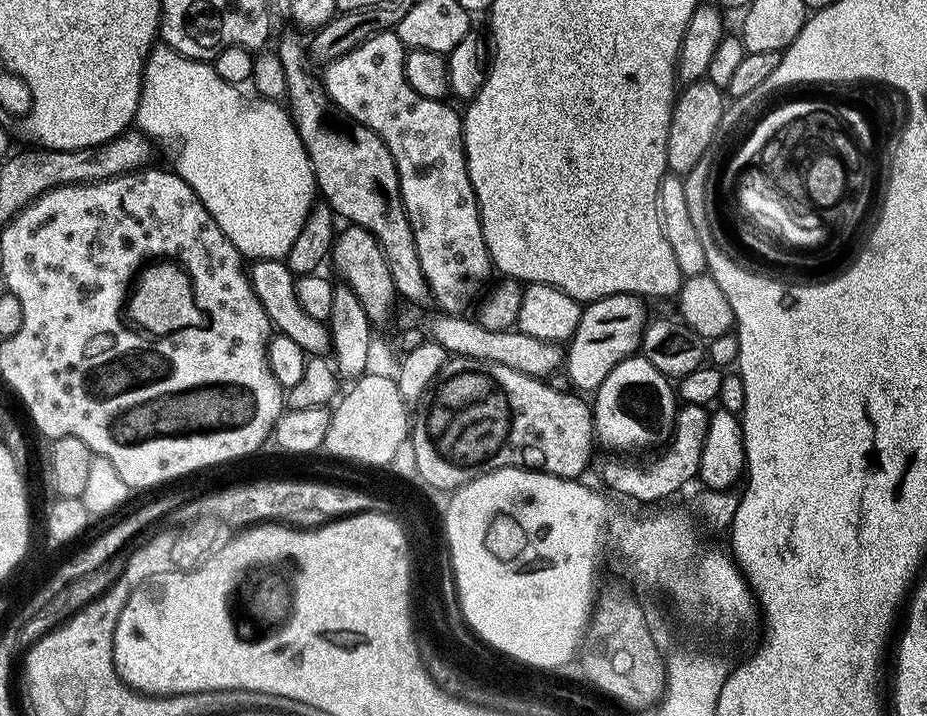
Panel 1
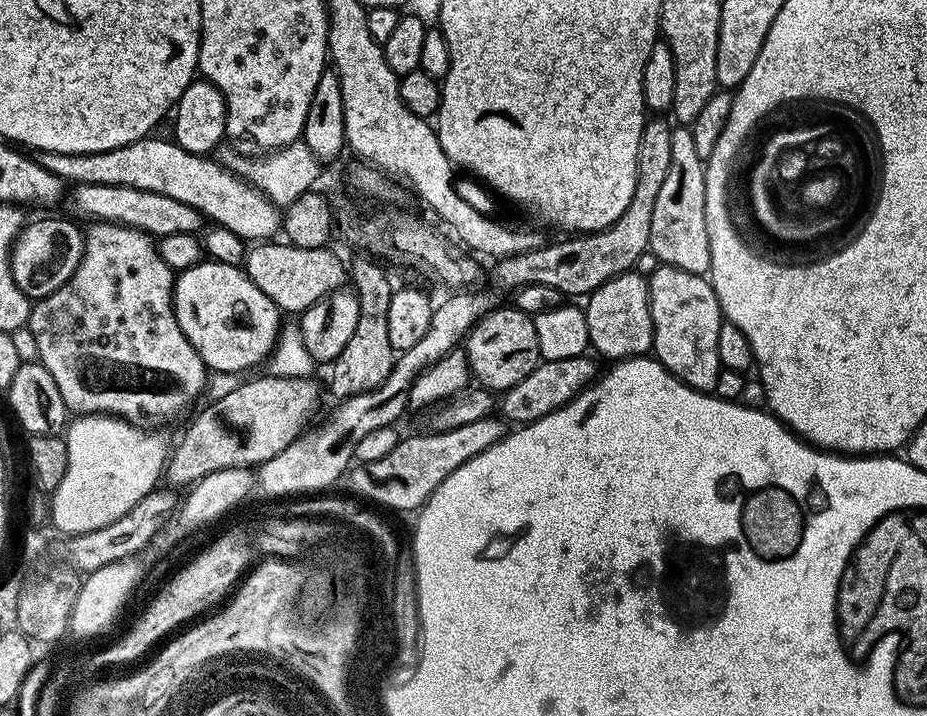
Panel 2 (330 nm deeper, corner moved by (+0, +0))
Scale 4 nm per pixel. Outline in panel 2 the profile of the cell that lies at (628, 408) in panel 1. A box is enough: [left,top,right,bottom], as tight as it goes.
[583,270,652,361]

